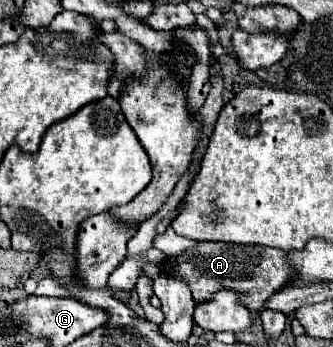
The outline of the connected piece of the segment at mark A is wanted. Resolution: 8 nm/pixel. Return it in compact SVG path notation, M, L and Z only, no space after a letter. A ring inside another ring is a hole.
M199 242L189 254L167 260L173 272L187 280L195 302L205 302L213 292L231 288L243 292L241 302L253 312L261 312L265 302L283 286L297 278L297 272L289 264L285 252L267 246L245 246L245 244L223 244L223 242Z

